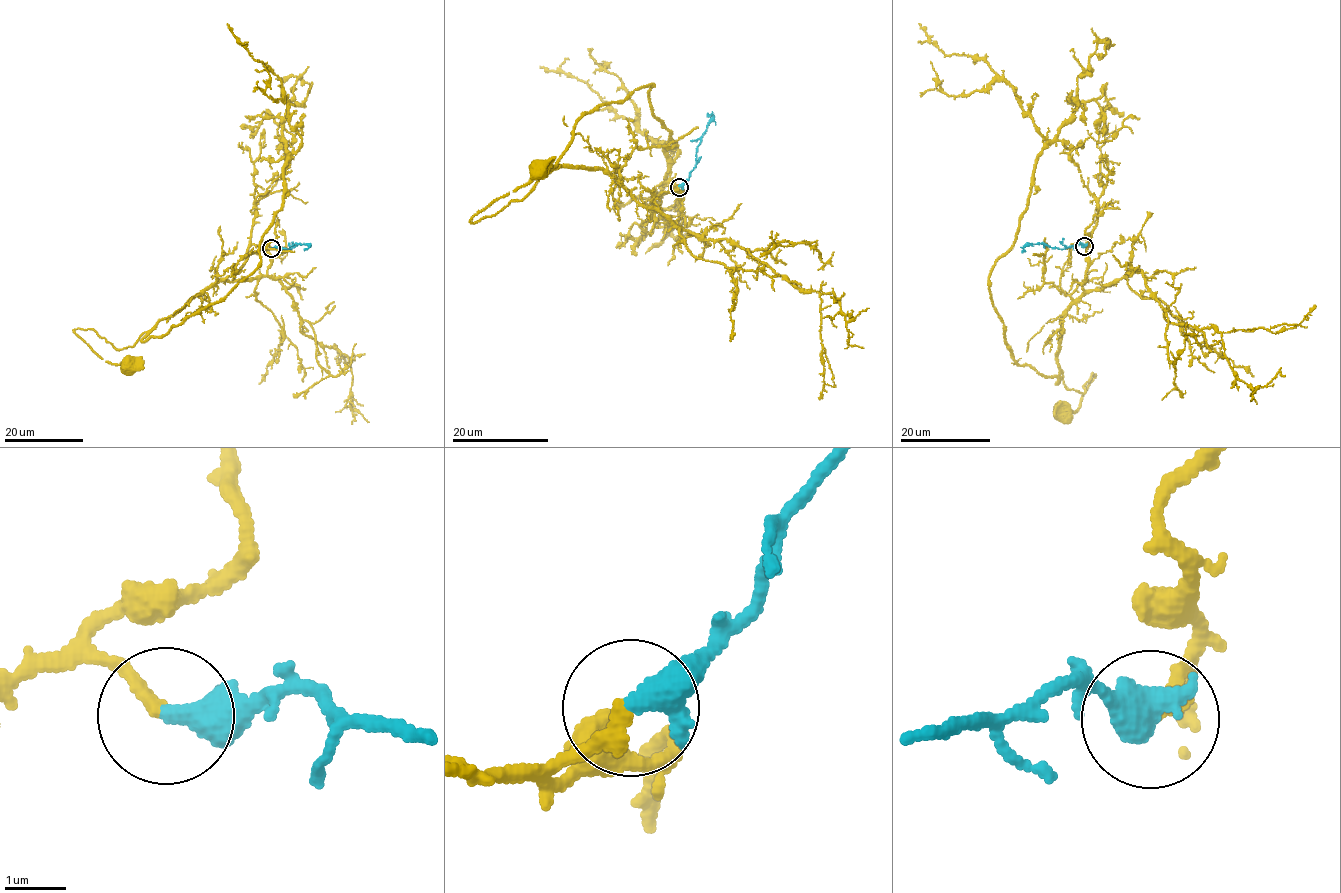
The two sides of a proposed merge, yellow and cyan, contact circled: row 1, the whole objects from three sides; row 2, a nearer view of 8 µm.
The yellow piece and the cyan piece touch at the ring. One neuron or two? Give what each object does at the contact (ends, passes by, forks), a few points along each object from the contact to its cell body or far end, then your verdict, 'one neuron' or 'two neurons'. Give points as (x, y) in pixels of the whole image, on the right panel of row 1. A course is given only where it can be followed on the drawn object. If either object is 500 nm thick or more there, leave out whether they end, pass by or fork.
yellow ends | cyan passes by | yellow via (1084, 246), (1096, 198), (1052, 141), (988, 287), (1018, 364), (1083, 393), (1093, 373), (1064, 412) | cyan via (1084, 246), (1052, 247), (1031, 243), (1021, 252) | one neuron

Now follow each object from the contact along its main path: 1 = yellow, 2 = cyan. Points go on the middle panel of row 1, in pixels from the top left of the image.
1: (678, 186), (661, 191), (652, 211), (675, 177), (650, 83), (596, 106), (521, 200), (472, 222), (537, 171)
2: (678, 186), (689, 178), (696, 163), (696, 148), (712, 115), (707, 113)

